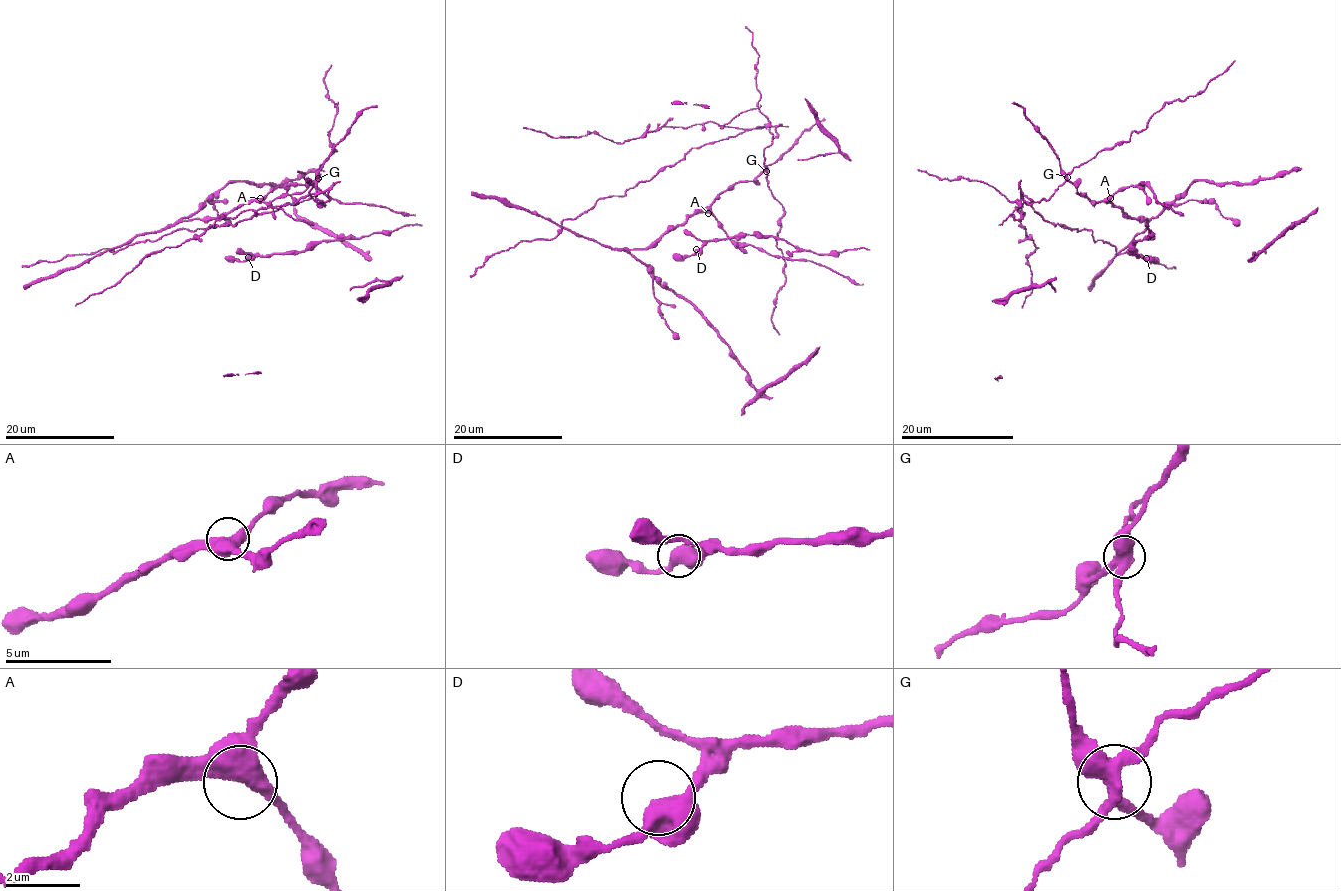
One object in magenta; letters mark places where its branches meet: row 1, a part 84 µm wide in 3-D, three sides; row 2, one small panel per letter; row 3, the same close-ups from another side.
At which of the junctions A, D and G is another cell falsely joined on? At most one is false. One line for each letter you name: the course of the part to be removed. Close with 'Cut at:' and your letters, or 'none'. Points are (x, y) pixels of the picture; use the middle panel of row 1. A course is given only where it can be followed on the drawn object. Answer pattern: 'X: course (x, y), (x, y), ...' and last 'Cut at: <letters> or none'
G: course (766, 171), (774, 127), (704, 143), (562, 221), (554, 238), (520, 240), (469, 276)
Cut at: G

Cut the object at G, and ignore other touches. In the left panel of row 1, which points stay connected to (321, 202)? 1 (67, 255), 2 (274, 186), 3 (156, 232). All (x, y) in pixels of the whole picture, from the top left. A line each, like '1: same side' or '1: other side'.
1: same side
2: other side
3: other side

